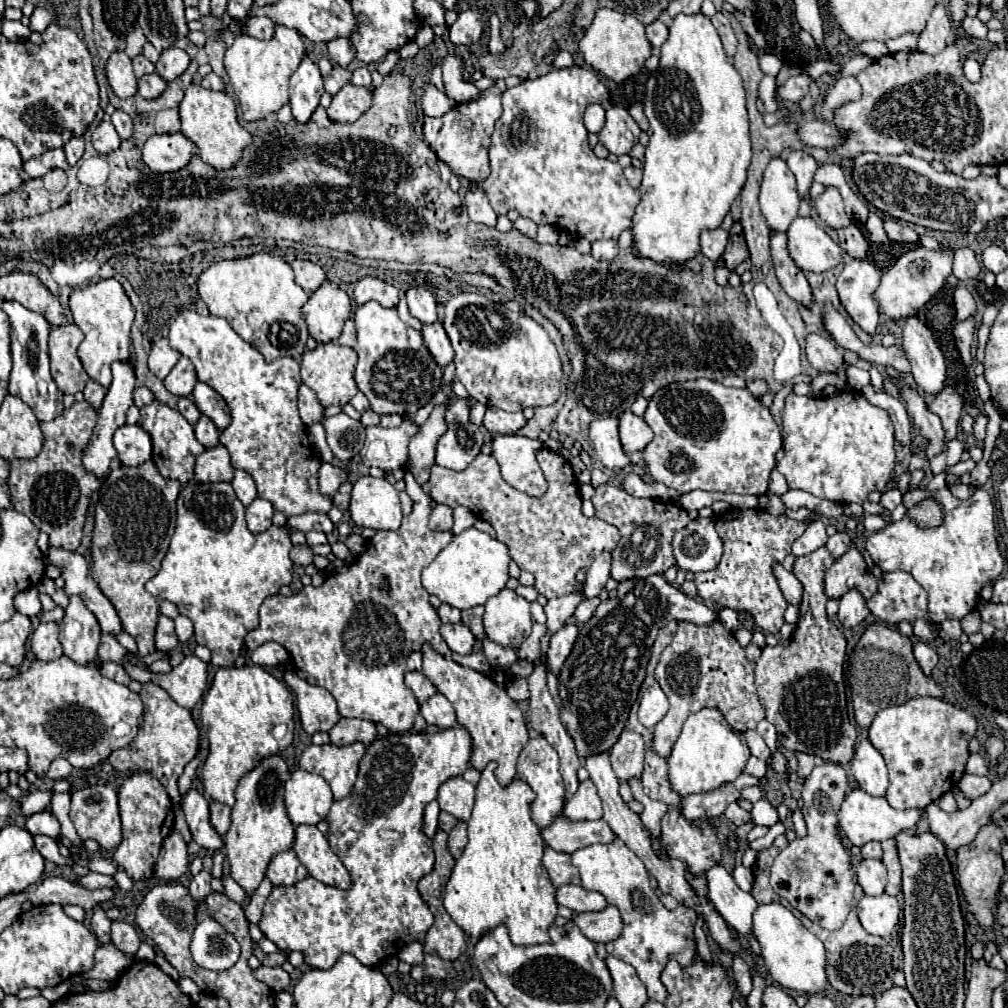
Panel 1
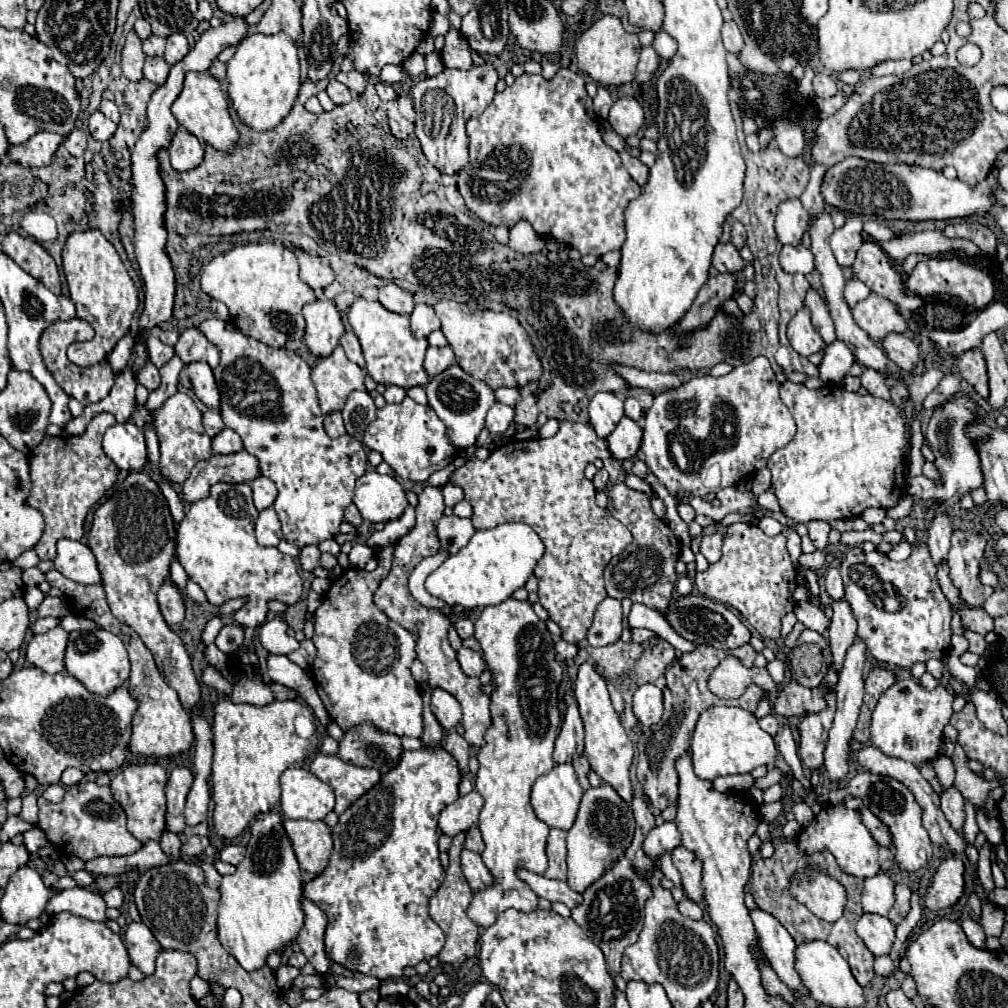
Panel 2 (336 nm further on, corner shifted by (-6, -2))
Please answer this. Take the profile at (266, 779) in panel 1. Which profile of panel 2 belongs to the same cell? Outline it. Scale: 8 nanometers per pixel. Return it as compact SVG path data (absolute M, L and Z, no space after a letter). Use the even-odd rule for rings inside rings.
M274 811L262 813L252 821L250 833L252 839L246 845L246 855L236 867L236 873L222 877L218 939L246 971L256 971L266 965L270 953L284 951L296 941L304 925L304 911L300 869L282 827L282 817Z

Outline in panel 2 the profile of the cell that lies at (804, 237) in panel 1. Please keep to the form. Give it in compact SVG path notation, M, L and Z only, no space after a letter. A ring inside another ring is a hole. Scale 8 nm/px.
M784 245L780 251L780 267L794 275L794 273L804 273L808 275L814 269L814 255L810 249L804 245Z

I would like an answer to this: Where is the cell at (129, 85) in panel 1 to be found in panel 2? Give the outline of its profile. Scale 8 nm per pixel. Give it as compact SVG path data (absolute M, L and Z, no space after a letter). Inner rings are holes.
M130 31L126 35L126 43L122 49L122 71L130 81L140 81L142 75L142 65L144 65L144 51L142 51L142 41L136 35L136 31Z

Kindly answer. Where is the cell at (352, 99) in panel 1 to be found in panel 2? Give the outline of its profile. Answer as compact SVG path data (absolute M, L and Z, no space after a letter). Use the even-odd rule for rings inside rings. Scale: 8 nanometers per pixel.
M330 81L328 87L326 87L326 93L330 95L330 99L336 103L336 105L342 105L342 103L350 103L352 101L352 93L346 85L338 83L338 81Z

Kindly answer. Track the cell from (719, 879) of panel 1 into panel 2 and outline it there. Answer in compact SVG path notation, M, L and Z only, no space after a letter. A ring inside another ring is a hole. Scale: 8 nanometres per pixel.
M762 909L750 911L750 917L752 917L754 925L756 925L760 947L764 951L768 963L776 971L776 975L792 991L796 991L800 995L808 995L808 989L804 987L804 983L802 983L802 979L800 979L800 975L798 975L796 967L794 967L796 943L790 937L790 933L770 913L766 913Z

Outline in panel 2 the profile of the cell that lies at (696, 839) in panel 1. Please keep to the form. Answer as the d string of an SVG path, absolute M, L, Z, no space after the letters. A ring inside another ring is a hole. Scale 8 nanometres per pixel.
M676 847L672 851L672 861L674 861L674 867L680 871L680 877L682 877L682 887L686 891L686 895L700 903L704 899L704 889L700 885L700 879L702 879L702 865L700 861L696 859L696 855L692 851L688 851L686 847Z

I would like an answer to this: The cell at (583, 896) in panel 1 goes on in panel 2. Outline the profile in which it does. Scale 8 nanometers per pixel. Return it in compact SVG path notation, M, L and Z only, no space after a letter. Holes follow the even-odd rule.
M518 869L518 877L528 883L528 887L538 895L538 897L544 897L548 901L560 901L564 903L566 907L574 909L578 907L578 903L582 903L582 895L572 891L568 887L566 881L558 881L558 879L548 879L544 875L538 875L538 873L532 873L528 869Z

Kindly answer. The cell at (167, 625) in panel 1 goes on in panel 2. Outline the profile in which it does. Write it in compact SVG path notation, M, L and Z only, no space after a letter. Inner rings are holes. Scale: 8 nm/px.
M166 579L160 589L158 589L158 603L160 603L160 611L166 619L168 625L176 625L184 619L184 601L182 595L178 591L178 587Z

